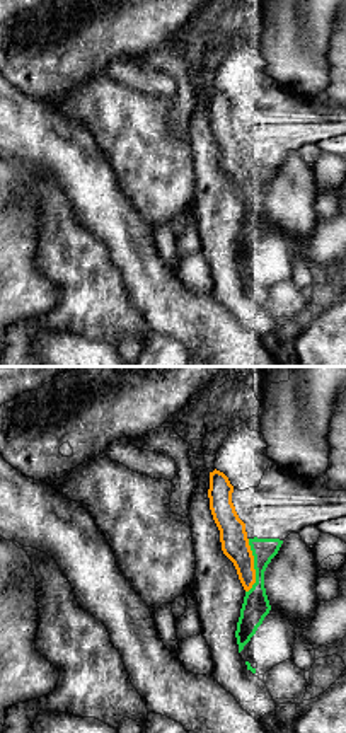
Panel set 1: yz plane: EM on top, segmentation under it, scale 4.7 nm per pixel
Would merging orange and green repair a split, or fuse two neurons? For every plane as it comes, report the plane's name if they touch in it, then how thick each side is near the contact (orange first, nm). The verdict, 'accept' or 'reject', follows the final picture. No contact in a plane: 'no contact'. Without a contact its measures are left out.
yz | 130/130 nm

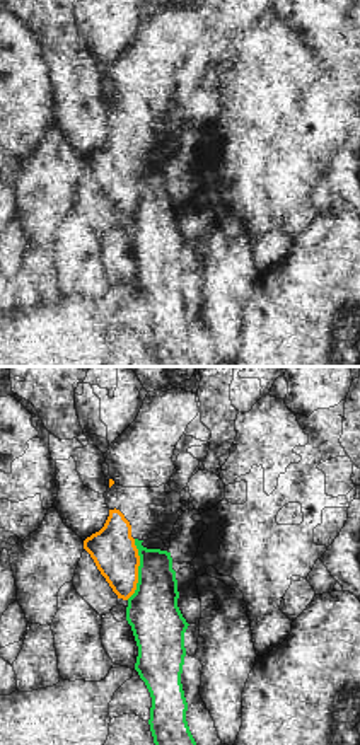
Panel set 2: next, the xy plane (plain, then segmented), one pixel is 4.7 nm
xy | 220/240 nm

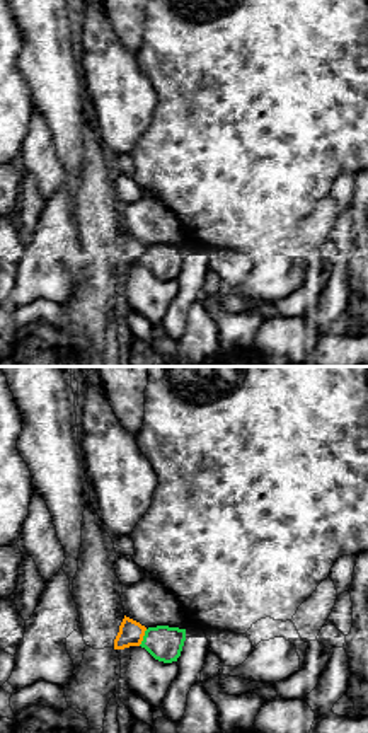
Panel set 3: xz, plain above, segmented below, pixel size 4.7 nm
xz | 120/170 nm

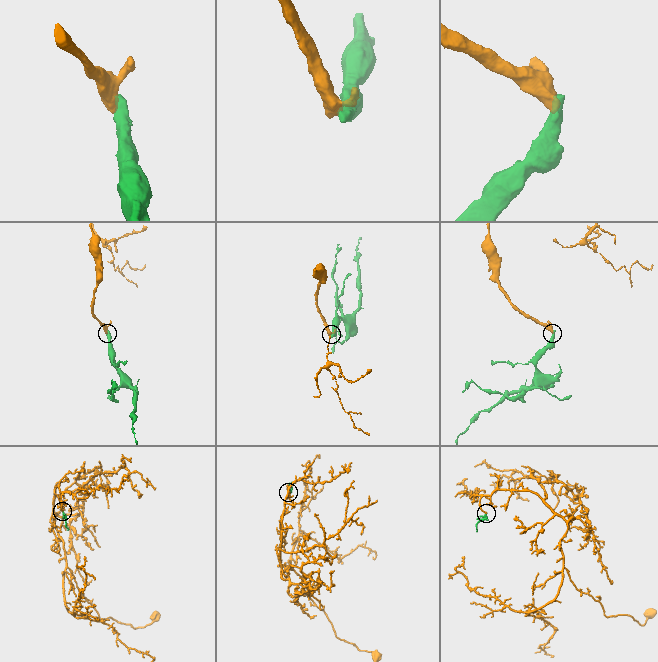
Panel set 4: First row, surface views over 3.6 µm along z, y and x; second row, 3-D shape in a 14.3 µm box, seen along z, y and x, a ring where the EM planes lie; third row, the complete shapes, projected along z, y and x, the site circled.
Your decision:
accept

